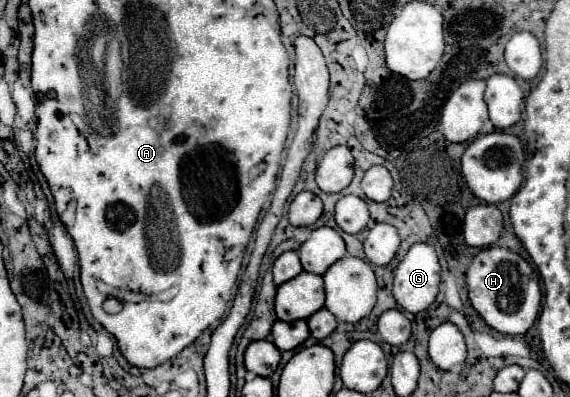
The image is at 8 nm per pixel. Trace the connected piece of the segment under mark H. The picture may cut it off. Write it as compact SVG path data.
M485 248L473 258L467 270L467 288L471 306L491 328L501 334L525 334L533 326L541 308L539 276L525 258L505 248Z

